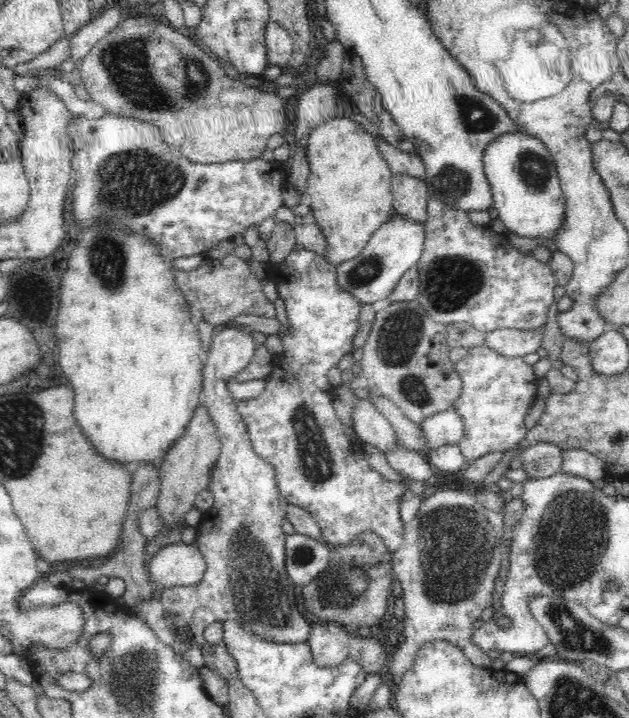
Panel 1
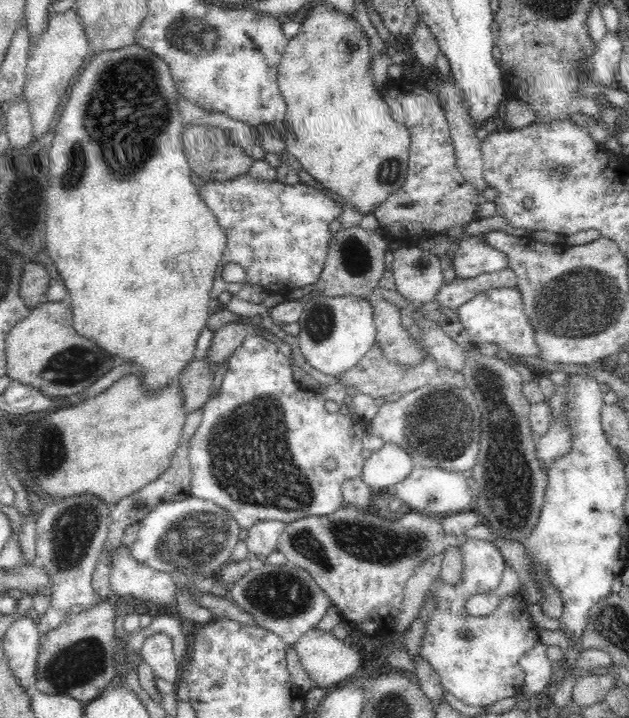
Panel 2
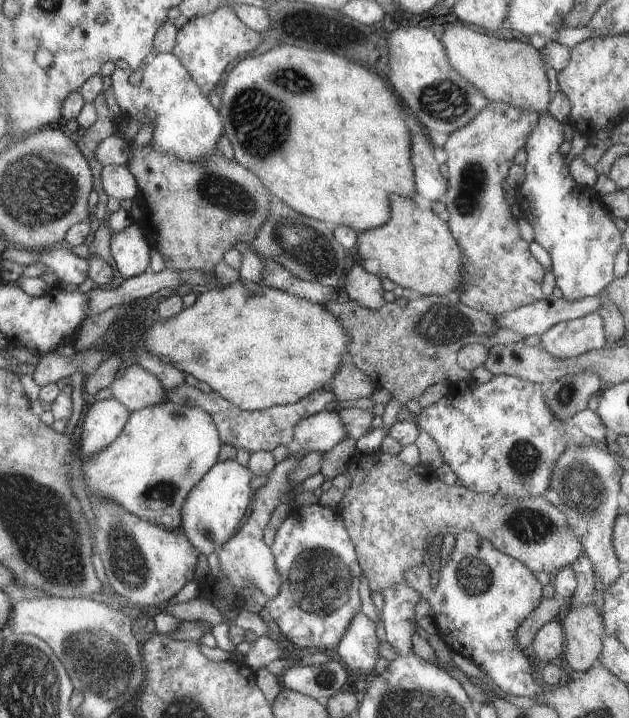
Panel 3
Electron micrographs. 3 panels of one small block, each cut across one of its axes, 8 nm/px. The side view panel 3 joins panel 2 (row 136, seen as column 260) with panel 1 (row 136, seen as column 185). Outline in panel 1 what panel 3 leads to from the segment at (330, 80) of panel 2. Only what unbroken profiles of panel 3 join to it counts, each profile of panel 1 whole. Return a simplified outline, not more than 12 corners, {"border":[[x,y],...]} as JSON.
{"border":[[344,116],[308,134],[308,204],[334,266],[394,210],[394,172]]}

